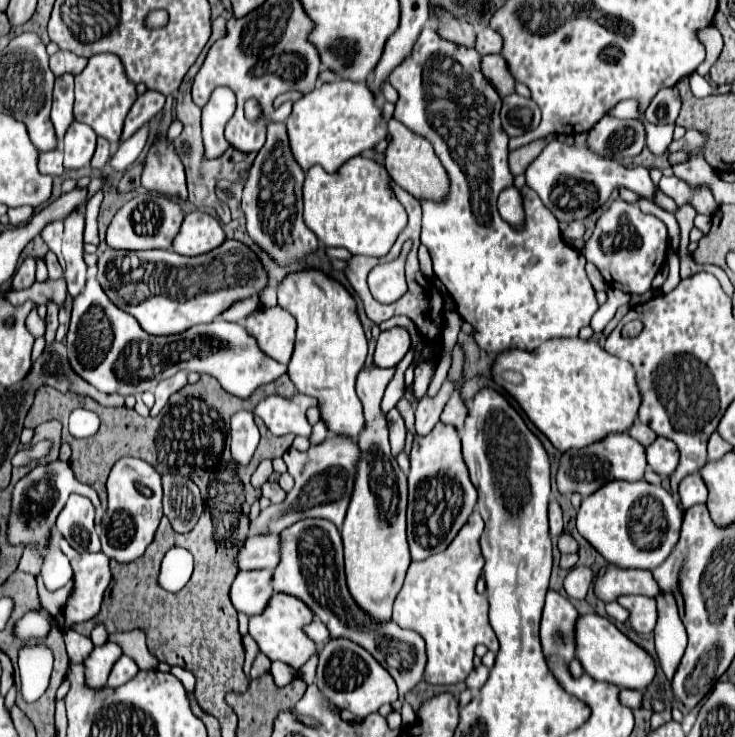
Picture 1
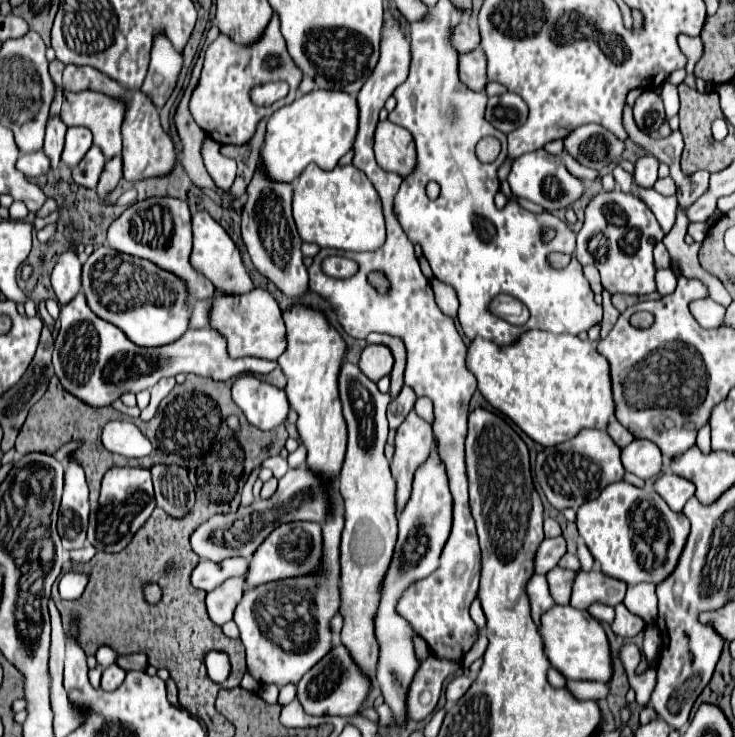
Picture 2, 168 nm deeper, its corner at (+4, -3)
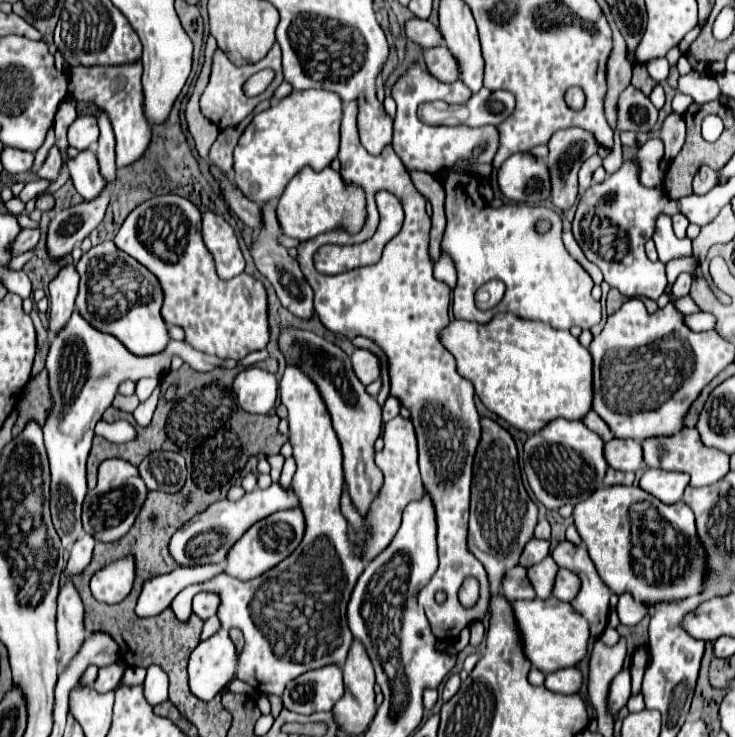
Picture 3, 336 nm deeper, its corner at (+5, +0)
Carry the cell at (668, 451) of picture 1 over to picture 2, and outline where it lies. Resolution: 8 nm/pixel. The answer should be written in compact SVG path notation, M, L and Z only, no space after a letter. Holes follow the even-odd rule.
M634 440L622 448L622 464L626 472L636 474L638 478L656 478L662 472L662 452L650 440Z

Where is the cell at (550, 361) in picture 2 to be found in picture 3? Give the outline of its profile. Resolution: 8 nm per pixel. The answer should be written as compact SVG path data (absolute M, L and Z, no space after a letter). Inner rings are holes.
M495 315L489 323L469 323L453 319L441 331L443 347L455 357L457 371L461 377L473 383L477 397L481 403L509 425L525 431L535 433L545 423L563 417L563 419L581 419L587 411L591 411L593 399L593 365L589 351L569 333L549 327L541 321L527 321L517 319L517 315Z

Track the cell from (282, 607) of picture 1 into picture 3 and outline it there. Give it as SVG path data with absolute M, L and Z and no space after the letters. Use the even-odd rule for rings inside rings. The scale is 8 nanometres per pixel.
M287 365L283 379L281 379L281 403L289 411L289 433L291 433L291 447L293 457L297 461L297 473L291 481L291 489L299 499L301 511L305 515L305 535L299 543L299 547L281 563L277 563L273 569L265 571L263 575L239 581L235 577L229 577L225 573L215 575L213 579L197 585L189 585L184 588L172 601L171 608L180 621L187 621L192 614L192 599L199 591L211 591L219 595L221 603L217 609L217 617L221 621L219 631L209 637L207 641L199 643L187 665L189 673L189 691L201 699L211 701L229 681L239 679L249 683L259 693L275 693L281 695L285 685L299 677L301 673L309 669L319 669L325 665L343 665L347 659L347 651L353 643L353 635L347 625L347 603L351 597L351 591L363 571L363 561L355 555L355 545L349 539L349 523L343 517L339 509L341 499L341 487L343 487L343 467L341 467L341 445L339 439L331 427L331 417L327 413L327 407L315 387L315 383L295 365ZM239 627L245 637L245 645L241 653L235 649L229 629Z

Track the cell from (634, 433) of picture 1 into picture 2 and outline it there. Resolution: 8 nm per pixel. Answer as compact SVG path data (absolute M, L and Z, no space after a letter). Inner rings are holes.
M610 420L608 434L614 438L614 442L618 442L618 446L628 446L634 440L634 434L630 434L630 430L626 430L618 420Z

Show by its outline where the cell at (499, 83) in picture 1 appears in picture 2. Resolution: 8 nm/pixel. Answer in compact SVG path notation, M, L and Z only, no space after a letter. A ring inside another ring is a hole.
M472 50L468 54L460 54L460 80L470 86L470 90L484 92L488 74L486 74L486 56L482 50Z

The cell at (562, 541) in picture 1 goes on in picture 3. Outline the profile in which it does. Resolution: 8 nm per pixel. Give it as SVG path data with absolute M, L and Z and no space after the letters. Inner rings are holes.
M531 539L527 545L525 545L525 549L523 549L523 553L521 553L523 557L521 557L521 565L523 567L531 567L533 563L539 563L541 559L545 559L547 555L549 555L549 541L539 541L539 539Z

